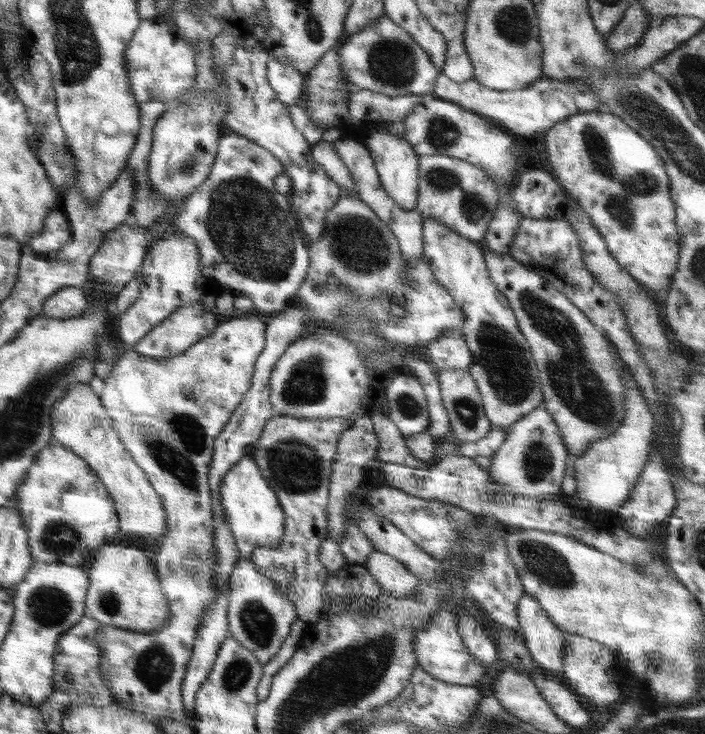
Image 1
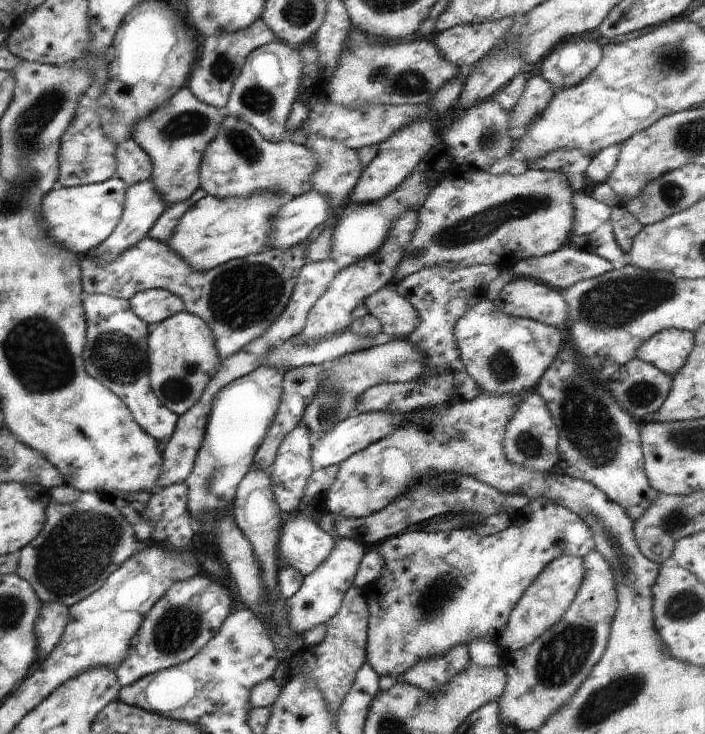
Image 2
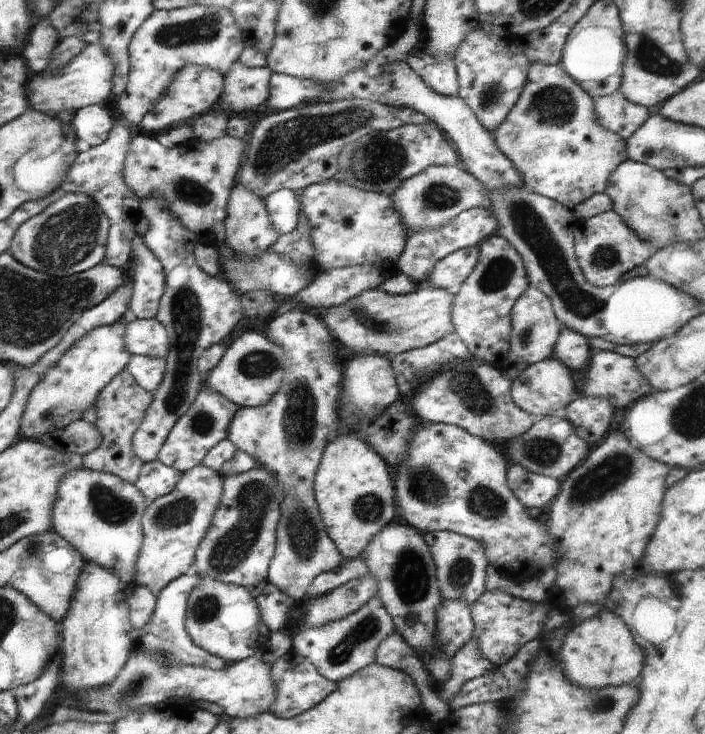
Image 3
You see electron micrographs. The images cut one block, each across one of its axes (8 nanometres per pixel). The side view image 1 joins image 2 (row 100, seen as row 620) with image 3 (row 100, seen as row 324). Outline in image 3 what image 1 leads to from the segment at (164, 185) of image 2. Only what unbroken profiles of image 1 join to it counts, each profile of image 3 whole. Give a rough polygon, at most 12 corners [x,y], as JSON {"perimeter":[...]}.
{"perimeter":[[230,66],[218,107],[256,112],[268,101],[270,68]]}

